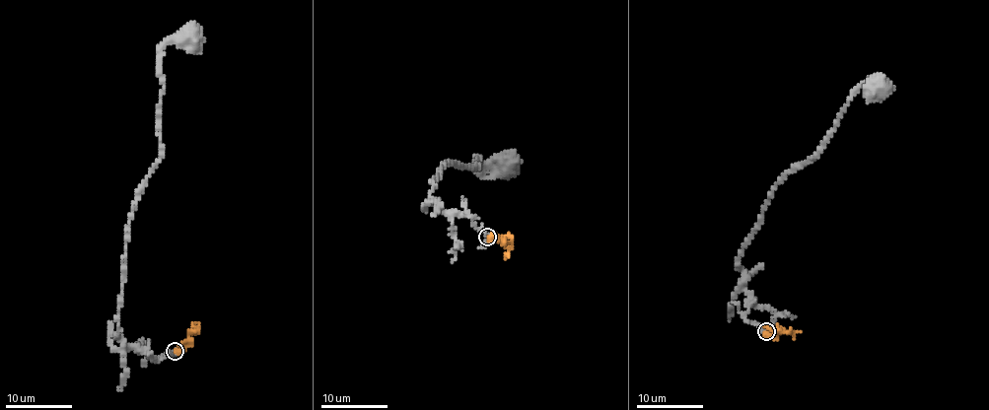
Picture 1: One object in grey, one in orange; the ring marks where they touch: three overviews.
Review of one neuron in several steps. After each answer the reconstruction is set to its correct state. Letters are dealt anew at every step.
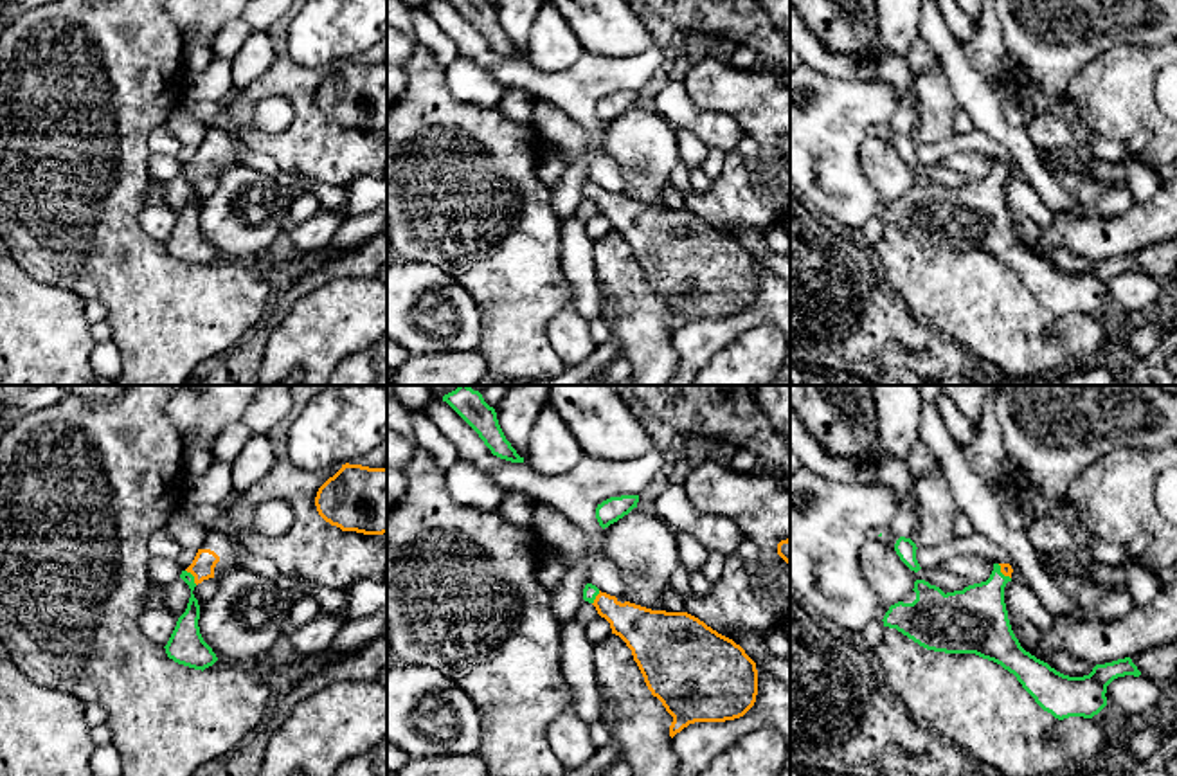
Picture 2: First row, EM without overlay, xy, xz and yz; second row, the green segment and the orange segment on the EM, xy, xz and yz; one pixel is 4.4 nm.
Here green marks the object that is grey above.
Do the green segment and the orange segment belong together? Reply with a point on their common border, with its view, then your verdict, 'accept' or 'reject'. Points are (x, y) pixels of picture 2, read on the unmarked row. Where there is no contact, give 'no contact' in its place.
contact xy (193, 173); accept

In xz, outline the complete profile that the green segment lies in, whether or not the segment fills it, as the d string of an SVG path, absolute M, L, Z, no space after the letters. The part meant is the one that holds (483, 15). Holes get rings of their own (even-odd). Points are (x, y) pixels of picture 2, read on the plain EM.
M448 0L484 38L493 52L511 58L524 59L524 54L517 50L511 40L506 36L497 9L488 0Z

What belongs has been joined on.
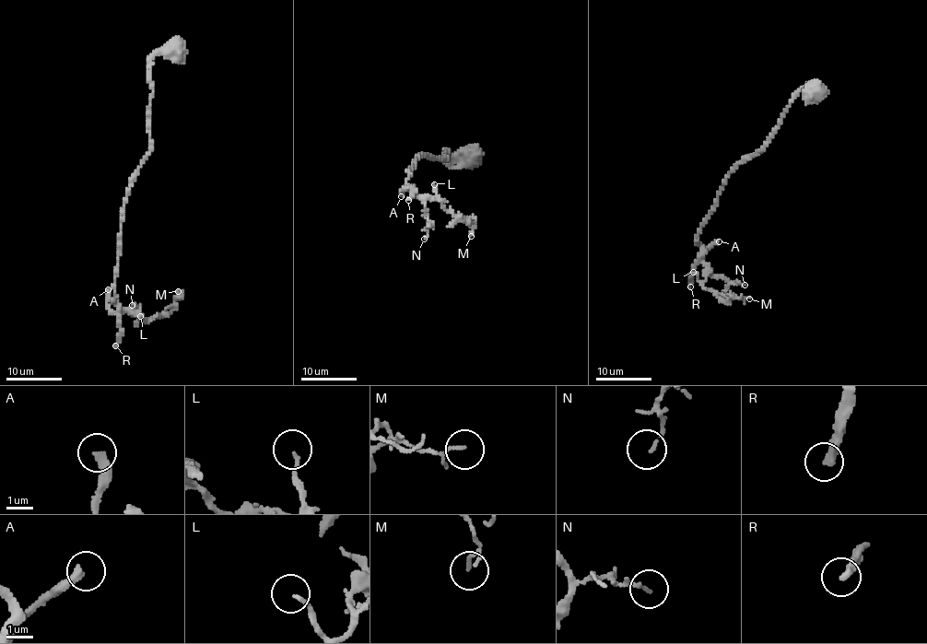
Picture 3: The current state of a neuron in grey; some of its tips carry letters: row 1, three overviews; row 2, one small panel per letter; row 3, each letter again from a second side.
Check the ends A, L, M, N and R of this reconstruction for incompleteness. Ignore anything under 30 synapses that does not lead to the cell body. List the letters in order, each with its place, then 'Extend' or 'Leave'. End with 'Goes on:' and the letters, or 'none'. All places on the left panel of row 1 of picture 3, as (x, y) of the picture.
A: Place: (108, 289). Extend
L: Place: (140, 316). Leave
M: Place: (178, 291). Leave
N: Place: (132, 305). Leave
R: Place: (115, 345). Extend
Goes on: A, R

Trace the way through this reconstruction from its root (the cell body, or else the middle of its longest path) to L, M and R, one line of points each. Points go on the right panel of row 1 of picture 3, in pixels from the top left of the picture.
L: (816, 90), (815, 83), (799, 92), (764, 149), (728, 176), (698, 236), (707, 276), (701, 282), (693, 272)
M: (816, 90), (815, 83), (799, 92), (764, 149), (731, 172), (698, 236), (705, 289), (725, 303), (749, 298)
R: (816, 90), (815, 83), (799, 92), (764, 149), (728, 176), (698, 236), (701, 252), (690, 286)

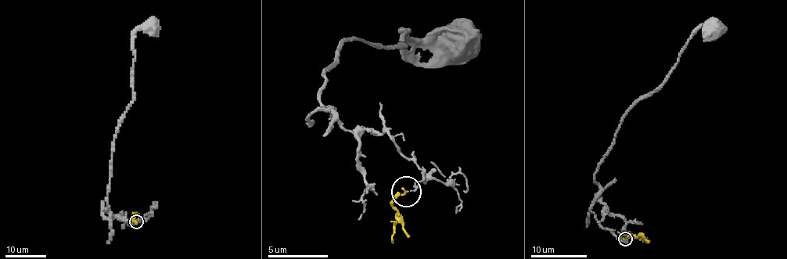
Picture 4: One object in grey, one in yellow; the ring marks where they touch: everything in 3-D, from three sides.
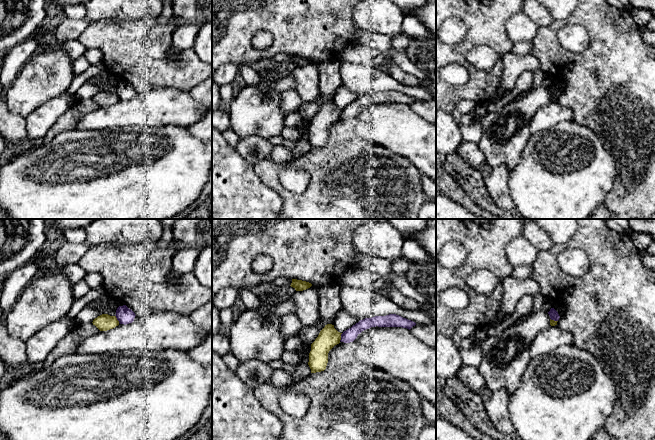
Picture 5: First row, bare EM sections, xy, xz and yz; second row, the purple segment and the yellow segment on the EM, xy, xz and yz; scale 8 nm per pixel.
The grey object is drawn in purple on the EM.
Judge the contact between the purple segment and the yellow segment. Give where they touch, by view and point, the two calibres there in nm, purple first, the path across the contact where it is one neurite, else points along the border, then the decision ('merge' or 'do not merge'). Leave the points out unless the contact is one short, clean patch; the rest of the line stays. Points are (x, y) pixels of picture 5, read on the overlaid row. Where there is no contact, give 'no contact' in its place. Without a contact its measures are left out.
xz (341, 337) | 100/160 nm | along xz (342, 333), (339, 340) | do not merge

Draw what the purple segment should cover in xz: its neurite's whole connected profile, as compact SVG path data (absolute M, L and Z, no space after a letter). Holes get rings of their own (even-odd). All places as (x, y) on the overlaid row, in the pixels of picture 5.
M389 314L386 316L375 316L372 318L365 318L353 325L341 334L341 342L350 343L353 342L357 336L364 330L371 327L402 327L411 329L416 323L403 318L396 314Z

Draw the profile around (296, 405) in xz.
M286 392L280 395L279 405L288 415L301 418L306 414L310 406L310 399L304 394Z

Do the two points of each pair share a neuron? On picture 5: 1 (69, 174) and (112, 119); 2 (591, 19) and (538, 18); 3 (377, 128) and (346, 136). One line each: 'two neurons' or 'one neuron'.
1: two neurons
2: two neurons
3: two neurons

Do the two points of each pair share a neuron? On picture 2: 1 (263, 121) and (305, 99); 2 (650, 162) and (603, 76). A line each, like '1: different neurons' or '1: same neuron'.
1: different neurons
2: different neurons

